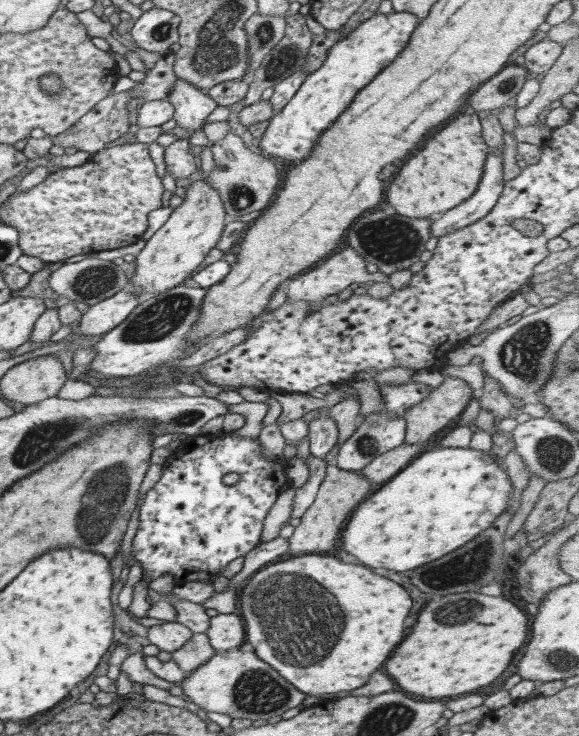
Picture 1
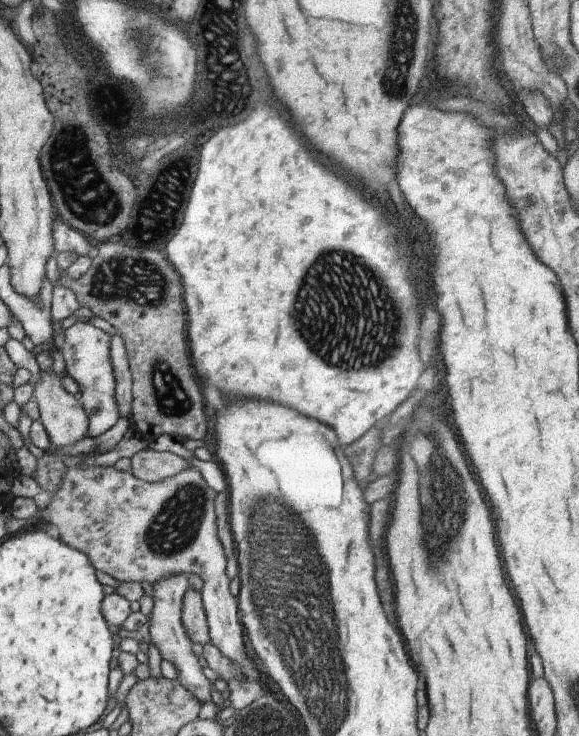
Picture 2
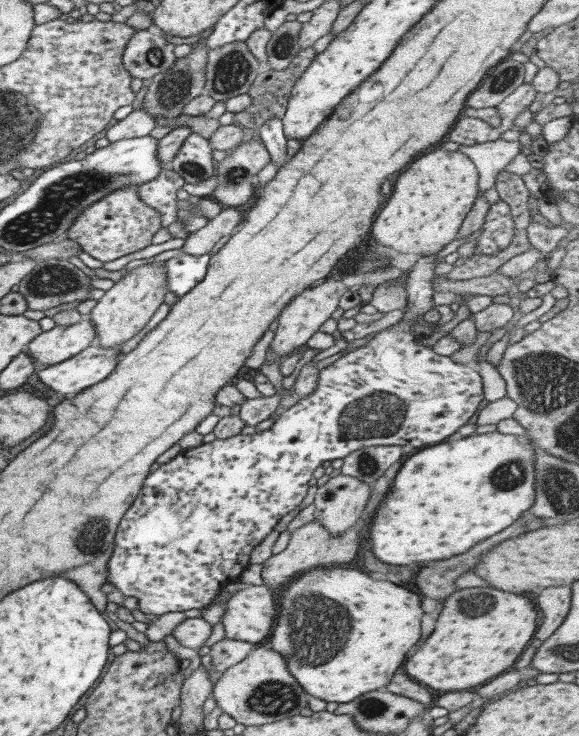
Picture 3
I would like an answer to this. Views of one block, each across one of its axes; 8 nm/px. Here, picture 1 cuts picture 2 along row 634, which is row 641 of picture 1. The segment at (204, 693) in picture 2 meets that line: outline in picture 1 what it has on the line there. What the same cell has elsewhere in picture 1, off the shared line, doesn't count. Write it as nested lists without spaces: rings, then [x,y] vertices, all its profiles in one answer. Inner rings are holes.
[[[165,622],[148,627],[148,644],[158,646],[162,655],[165,652],[173,653],[184,646],[190,640],[192,634],[188,627],[179,622]]]

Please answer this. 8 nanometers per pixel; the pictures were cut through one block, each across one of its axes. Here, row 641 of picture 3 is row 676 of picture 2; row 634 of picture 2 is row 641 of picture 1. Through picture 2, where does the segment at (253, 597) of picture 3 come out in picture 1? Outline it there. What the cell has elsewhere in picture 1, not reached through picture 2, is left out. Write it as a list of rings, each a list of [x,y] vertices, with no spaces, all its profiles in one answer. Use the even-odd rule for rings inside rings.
[[[238,612],[216,613],[205,633],[216,652],[234,651],[245,643],[245,625]]]

